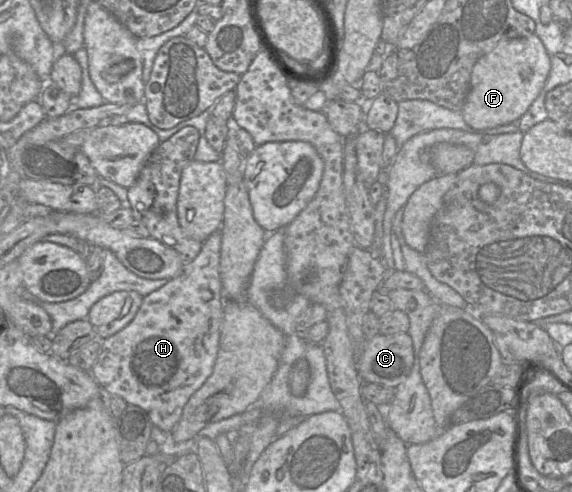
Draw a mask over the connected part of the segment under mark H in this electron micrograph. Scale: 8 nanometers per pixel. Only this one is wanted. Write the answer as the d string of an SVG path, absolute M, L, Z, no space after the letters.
M221 231L213 232L199 254L182 271L158 290L143 296L133 320L118 333L102 341L101 352L91 375L102 389L123 398L127 404L142 408L152 423L171 434L189 398L213 372L219 349L224 297L220 278Z

